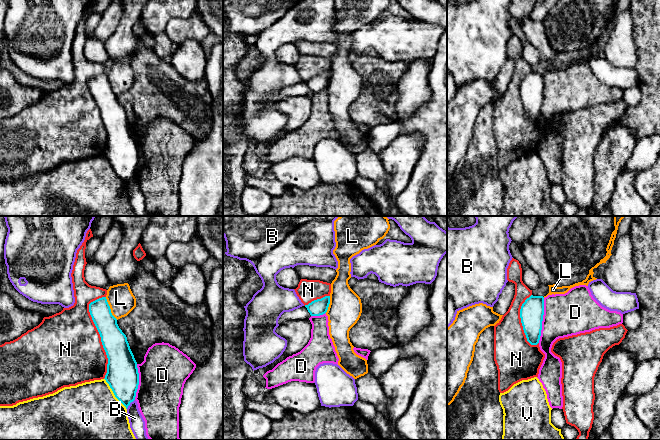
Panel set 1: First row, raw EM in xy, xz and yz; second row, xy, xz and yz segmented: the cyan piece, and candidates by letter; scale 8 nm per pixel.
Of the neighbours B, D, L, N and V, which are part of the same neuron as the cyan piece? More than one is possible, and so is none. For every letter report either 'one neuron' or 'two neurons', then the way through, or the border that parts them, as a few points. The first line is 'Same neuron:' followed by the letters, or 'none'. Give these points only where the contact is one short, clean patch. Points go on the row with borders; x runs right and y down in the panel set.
Same neuron: B
B: one neuron
D: two neurons
L: two neurons; border along xy (105, 297), (110, 312), (117, 319)
N: two neurons
V: two neurons

